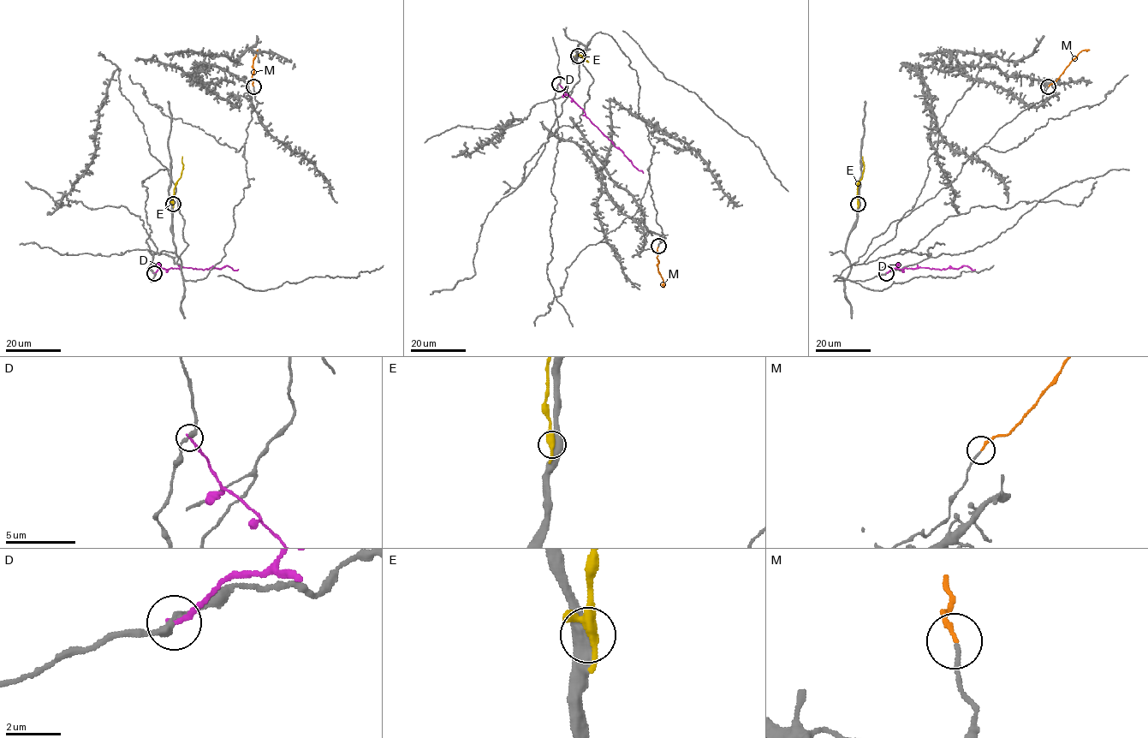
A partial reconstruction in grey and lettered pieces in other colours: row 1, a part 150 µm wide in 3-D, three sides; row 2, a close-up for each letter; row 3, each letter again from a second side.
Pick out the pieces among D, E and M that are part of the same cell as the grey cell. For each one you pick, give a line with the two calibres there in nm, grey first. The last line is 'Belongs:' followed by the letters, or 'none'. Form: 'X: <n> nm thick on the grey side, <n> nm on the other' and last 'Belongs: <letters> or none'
M: 130 nm thick on the grey side, 170 nm on the other
Belongs: M

